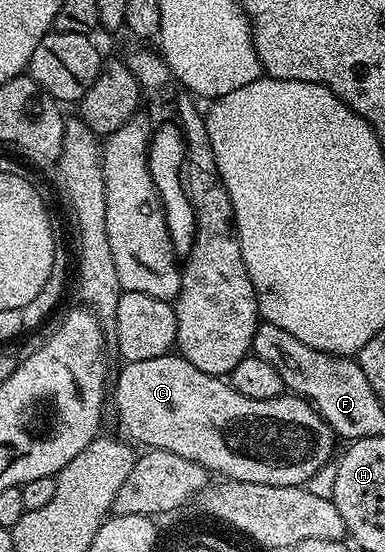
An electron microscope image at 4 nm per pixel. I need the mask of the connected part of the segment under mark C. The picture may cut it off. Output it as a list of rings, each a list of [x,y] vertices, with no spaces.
[[[178,354],[122,366],[115,380],[115,412],[136,445],[181,454],[236,484],[303,486],[331,460],[335,433],[314,406],[297,395],[245,398],[226,379],[197,370]]]

